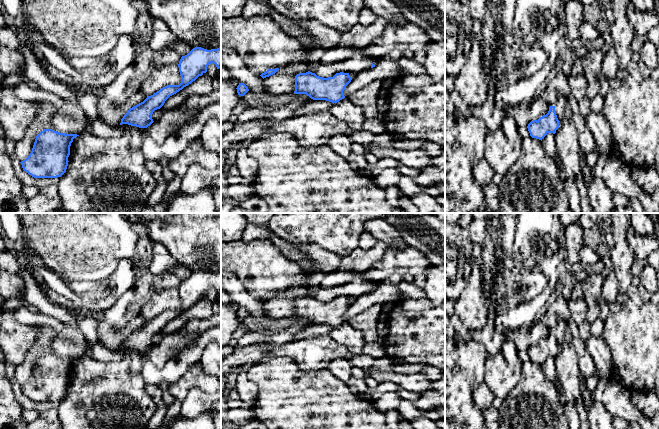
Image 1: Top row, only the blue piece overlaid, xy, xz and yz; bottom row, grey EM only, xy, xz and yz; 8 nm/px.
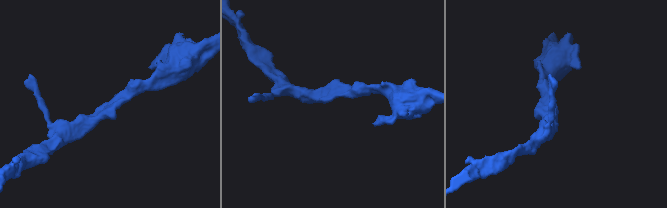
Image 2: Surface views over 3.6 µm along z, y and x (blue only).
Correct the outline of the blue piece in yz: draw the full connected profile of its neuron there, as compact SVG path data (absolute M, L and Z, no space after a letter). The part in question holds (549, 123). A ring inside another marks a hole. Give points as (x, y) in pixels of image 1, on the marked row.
M550 106L546 115L543 115L538 120L531 121L527 128L532 138L542 141L548 133L556 133L556 130L559 128L559 122L555 106Z

